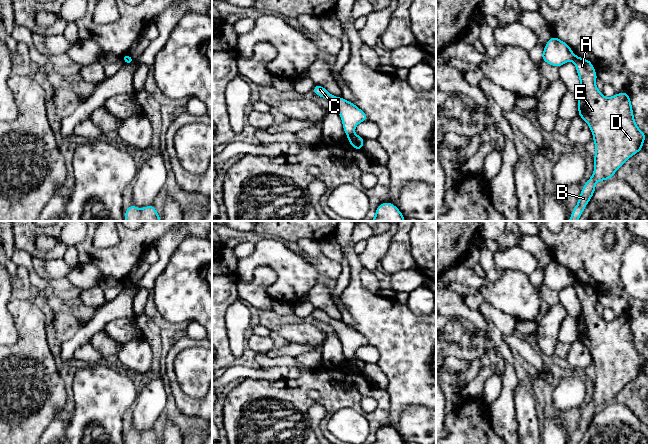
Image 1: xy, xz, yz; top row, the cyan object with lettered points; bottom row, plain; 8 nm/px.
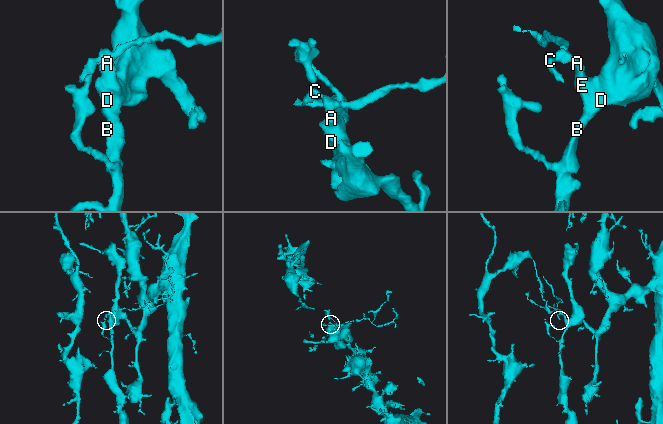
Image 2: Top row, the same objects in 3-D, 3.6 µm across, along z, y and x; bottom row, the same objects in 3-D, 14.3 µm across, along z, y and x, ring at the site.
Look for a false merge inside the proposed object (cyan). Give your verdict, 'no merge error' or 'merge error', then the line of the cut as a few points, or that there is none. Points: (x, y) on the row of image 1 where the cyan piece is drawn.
merge error; cut in xz along (353, 133), (348, 136)

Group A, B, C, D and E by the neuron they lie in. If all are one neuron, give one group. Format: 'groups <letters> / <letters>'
groups A B D E / C

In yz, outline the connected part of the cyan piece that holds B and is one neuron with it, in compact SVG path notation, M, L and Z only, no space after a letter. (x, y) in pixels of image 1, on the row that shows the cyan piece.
M576 55L573 62L580 79L578 115L592 132L596 153L593 174L582 187L568 221L578 221L596 191L596 183L613 177L630 157L643 149L647 137L636 125L628 93L605 97L597 89L593 63Z

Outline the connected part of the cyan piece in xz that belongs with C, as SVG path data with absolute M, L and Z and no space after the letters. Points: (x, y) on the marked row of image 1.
M315 84L312 91L319 97L333 103L342 119L343 130L347 136L354 134L354 129L359 123L368 120L365 112L358 108L356 104L345 100L343 97L330 94L323 86Z

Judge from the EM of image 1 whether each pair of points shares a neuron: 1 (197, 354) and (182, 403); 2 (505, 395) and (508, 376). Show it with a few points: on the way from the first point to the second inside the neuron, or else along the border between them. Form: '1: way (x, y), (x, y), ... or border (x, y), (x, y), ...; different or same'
1: border (174, 371), (179, 387), (187, 394), (201, 399); different
2: way (508, 390), (508, 381); same

